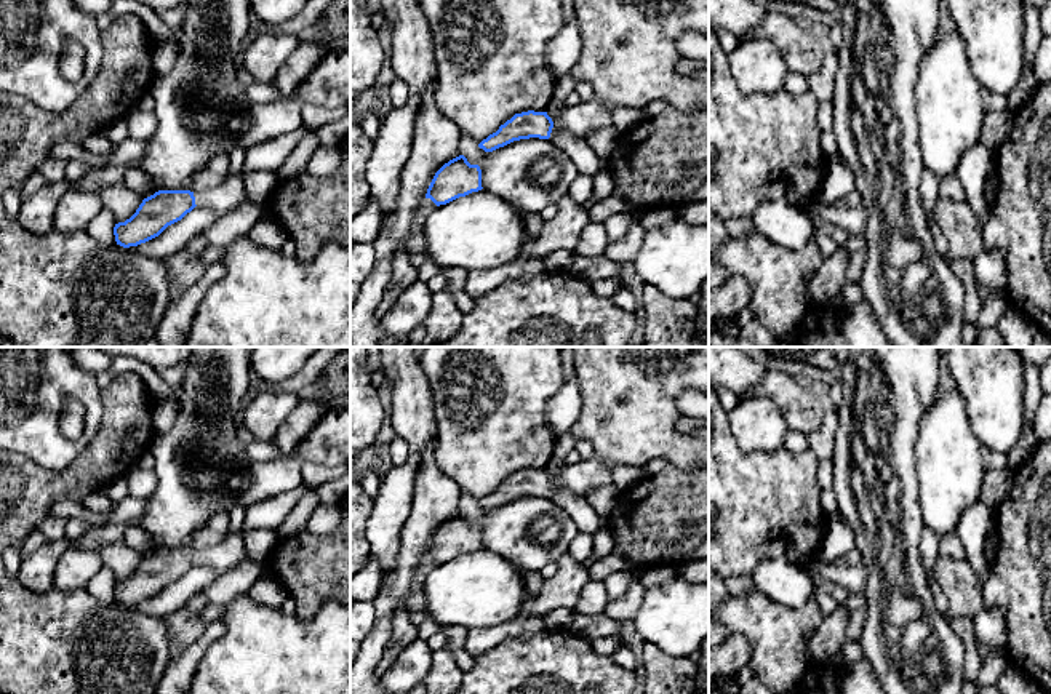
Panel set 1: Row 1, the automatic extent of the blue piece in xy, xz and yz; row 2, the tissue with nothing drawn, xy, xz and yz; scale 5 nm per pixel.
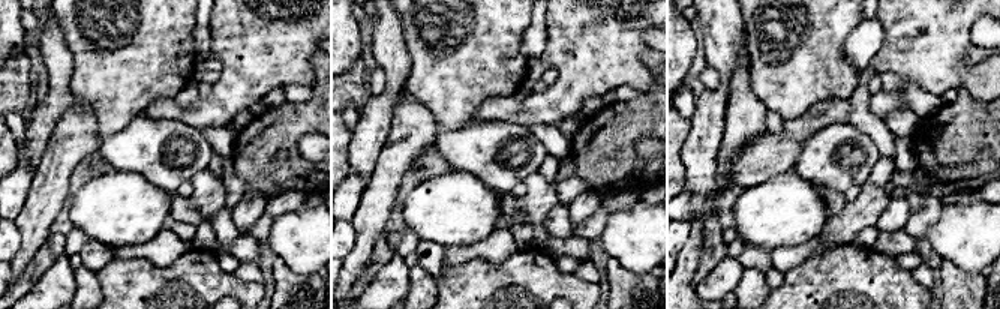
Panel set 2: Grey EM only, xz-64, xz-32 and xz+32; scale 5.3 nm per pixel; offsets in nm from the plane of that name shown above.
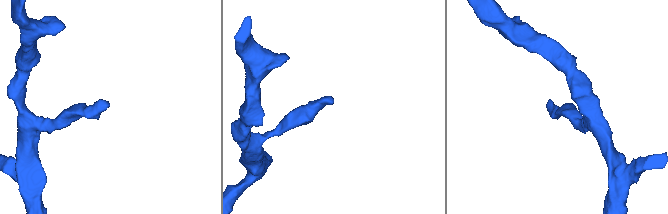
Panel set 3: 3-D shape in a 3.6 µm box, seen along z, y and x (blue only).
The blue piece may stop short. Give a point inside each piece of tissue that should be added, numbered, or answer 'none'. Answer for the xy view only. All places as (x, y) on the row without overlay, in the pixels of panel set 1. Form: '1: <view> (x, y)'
1: xy (231, 552)

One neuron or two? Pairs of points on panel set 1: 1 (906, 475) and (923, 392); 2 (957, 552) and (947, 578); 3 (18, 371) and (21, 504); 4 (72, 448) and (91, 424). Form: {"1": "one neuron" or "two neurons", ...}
{"1": "one neuron", "2": "two neurons", "3": "two neurons", "4": "one neuron"}

